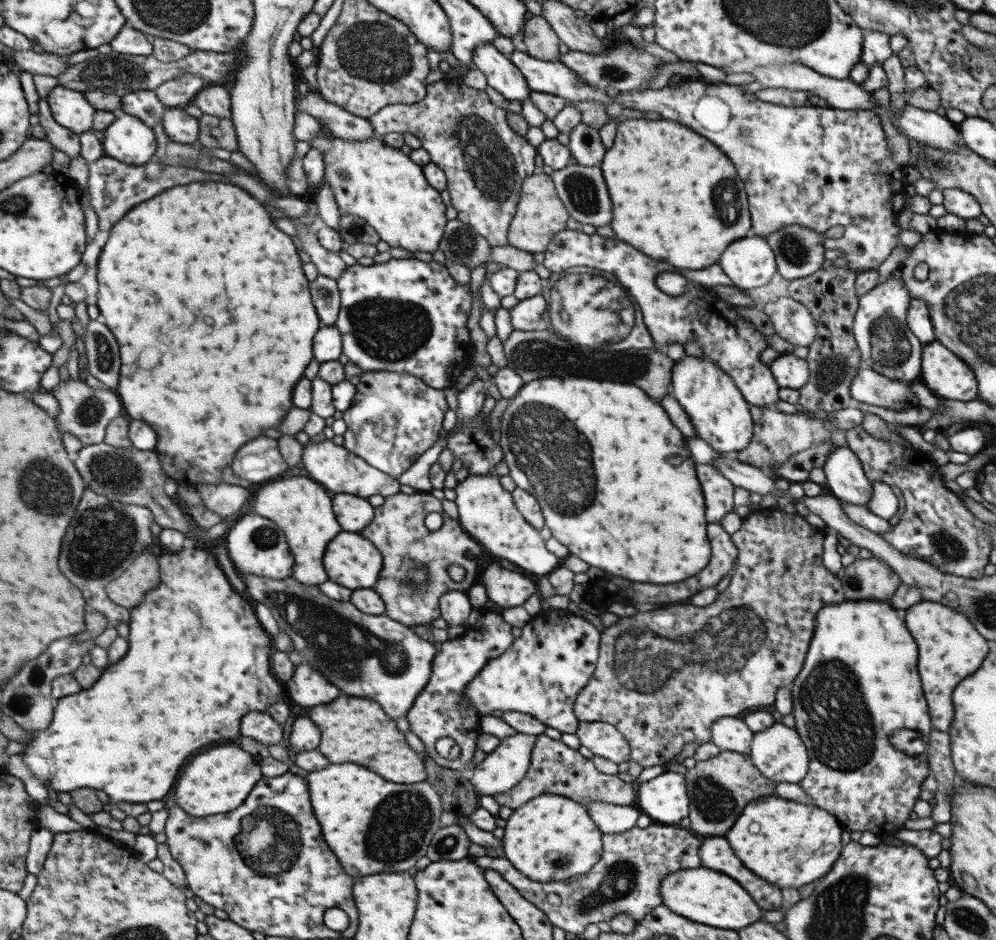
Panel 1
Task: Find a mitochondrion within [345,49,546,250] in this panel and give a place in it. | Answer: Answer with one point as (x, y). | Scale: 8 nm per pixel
(489, 163)

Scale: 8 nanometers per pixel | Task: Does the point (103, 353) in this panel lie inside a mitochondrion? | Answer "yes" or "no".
yes

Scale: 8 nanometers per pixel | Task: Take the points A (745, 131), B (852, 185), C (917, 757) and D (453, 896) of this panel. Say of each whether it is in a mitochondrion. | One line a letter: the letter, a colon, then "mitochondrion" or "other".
A: mitochondrion
B: other
C: other
D: other

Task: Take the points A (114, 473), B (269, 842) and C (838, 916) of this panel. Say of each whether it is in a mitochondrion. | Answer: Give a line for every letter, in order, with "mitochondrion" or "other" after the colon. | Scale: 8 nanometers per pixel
A: mitochondrion
B: mitochondrion
C: mitochondrion

